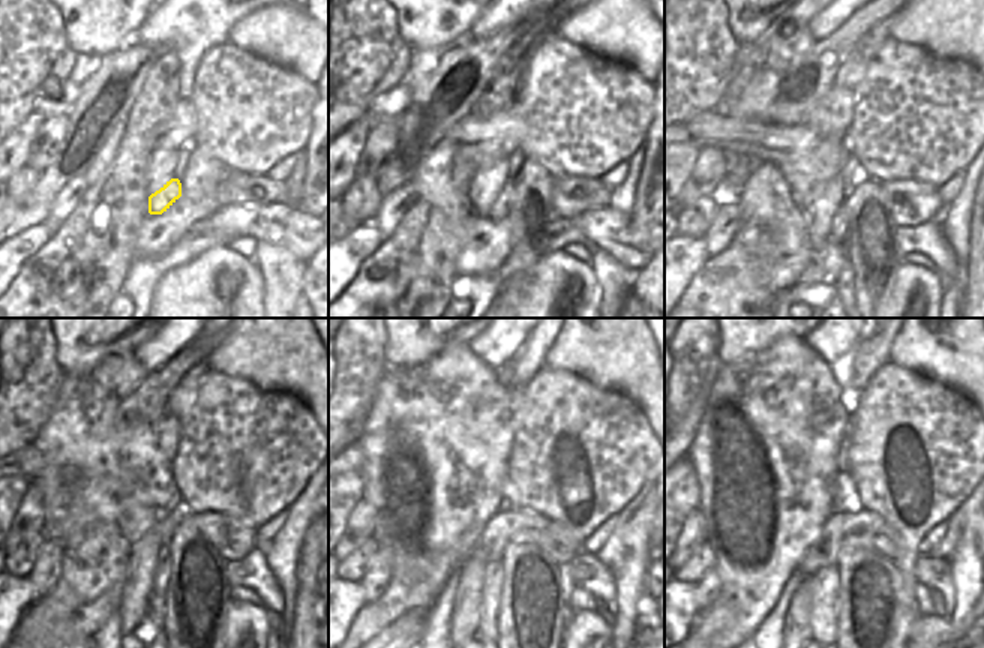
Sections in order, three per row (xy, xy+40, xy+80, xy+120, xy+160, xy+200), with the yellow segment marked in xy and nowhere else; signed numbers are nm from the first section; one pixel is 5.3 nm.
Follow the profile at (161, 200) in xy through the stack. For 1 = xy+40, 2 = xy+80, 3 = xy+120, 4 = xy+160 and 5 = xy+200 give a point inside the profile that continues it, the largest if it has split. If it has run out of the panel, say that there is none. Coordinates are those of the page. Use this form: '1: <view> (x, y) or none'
1: xy+40 (500, 209)
2: xy+80 (839, 224)
3: xy+120 (158, 593)
4: xy+160 (492, 584)
5: xy+200 (824, 585)

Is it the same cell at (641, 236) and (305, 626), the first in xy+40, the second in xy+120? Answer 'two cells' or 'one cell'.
one cell

